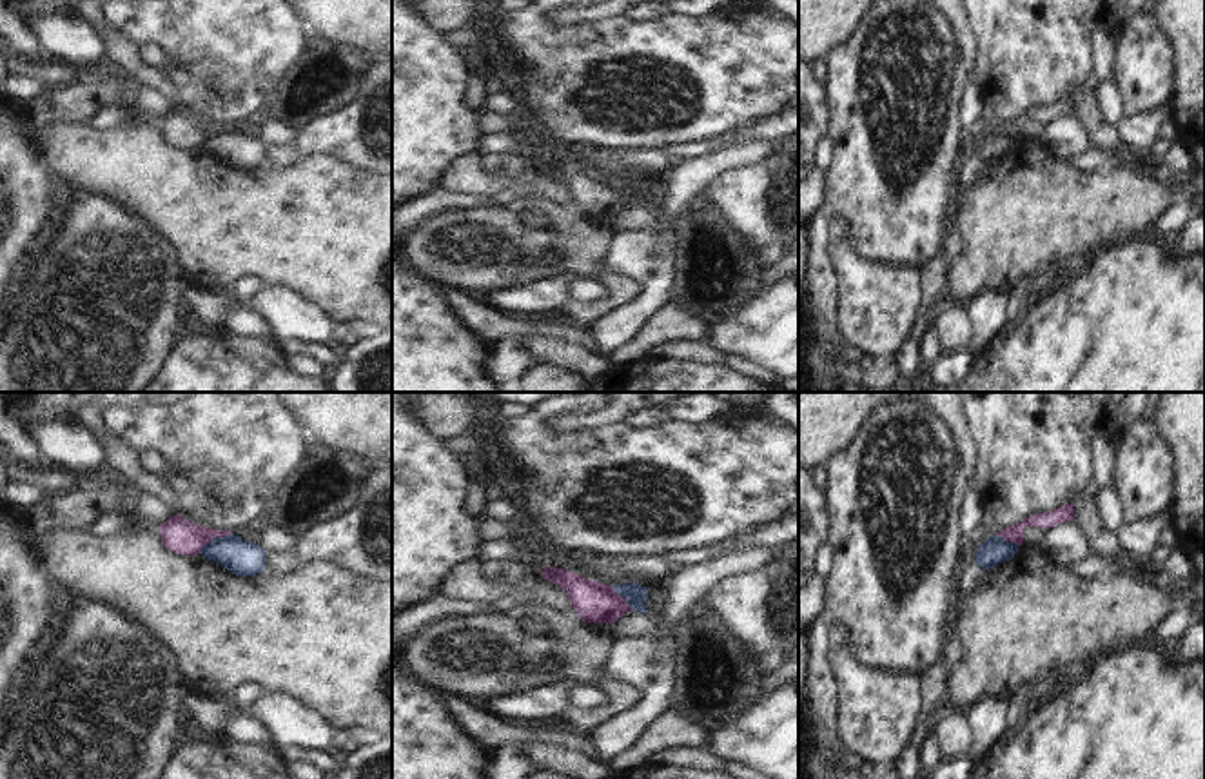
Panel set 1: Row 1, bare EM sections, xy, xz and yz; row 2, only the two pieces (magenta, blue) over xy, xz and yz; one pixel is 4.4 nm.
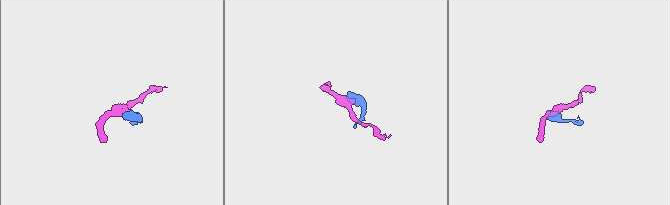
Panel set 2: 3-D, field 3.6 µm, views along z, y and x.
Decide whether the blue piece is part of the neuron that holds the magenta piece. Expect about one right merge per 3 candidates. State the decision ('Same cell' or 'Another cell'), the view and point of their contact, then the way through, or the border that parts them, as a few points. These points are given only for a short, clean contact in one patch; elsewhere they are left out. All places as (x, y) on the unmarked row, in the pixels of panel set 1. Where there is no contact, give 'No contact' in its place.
Another cell. Touches magenta at xy (215, 129). Boundary: xy (231, 126), (213, 131), (198, 146).

